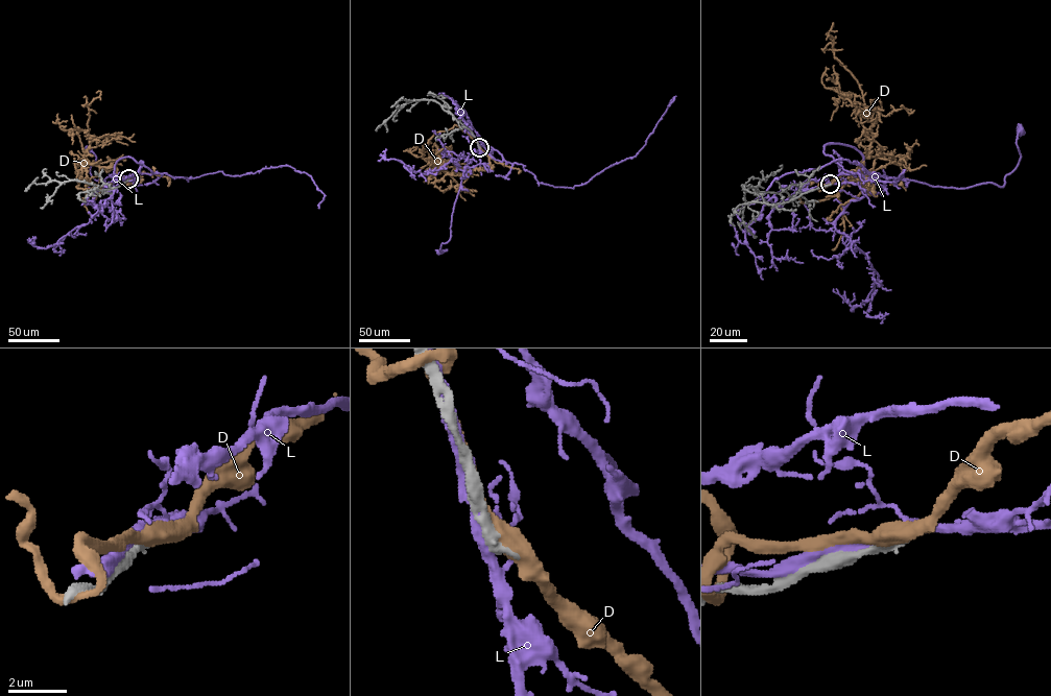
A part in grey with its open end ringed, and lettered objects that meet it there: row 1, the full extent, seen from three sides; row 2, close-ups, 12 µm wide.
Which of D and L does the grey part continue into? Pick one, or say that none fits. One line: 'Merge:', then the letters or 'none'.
Merge: none

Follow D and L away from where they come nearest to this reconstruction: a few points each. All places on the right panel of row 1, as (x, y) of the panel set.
D: (830, 185), (813, 182), (788, 196), (804, 204), (829, 198), (873, 139), (862, 90), (834, 56), (833, 26)
L: (828, 185), (857, 184), (866, 175), (872, 181), (886, 175), (932, 186), (1002, 187), (1020, 158), (1020, 132)

